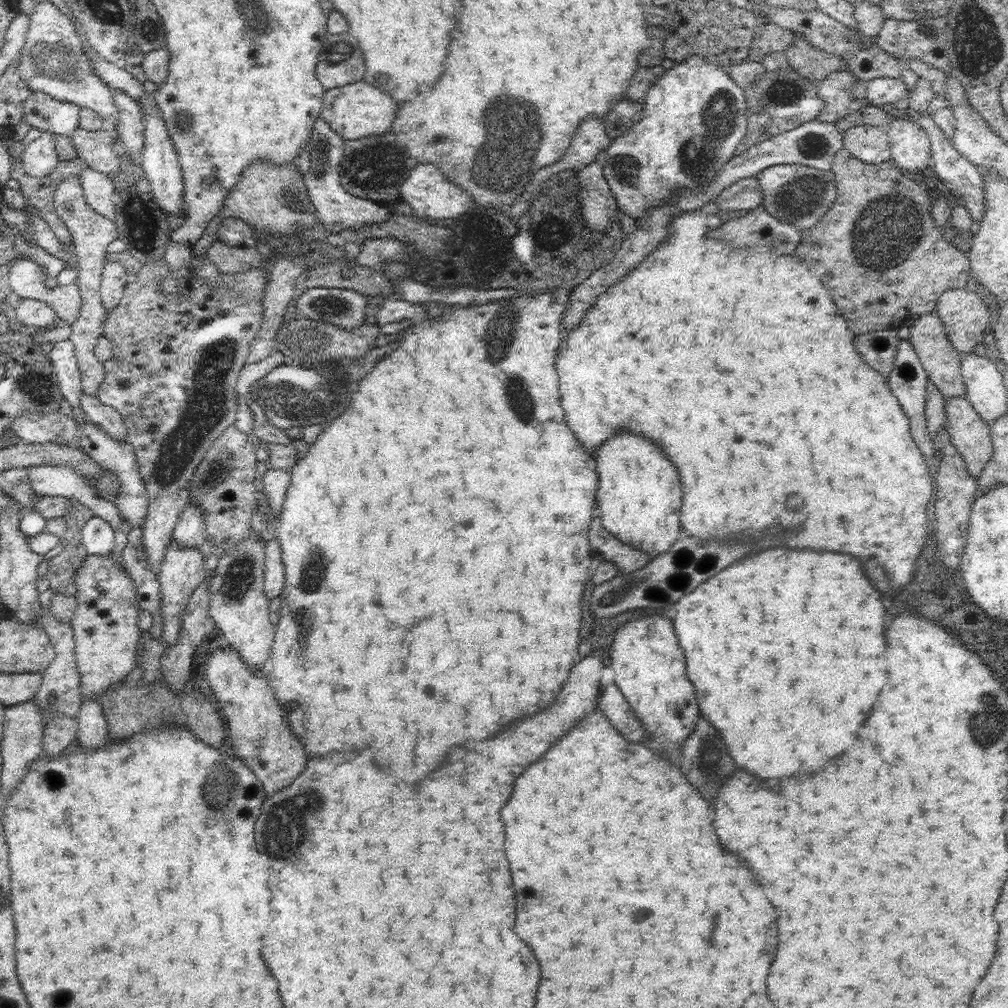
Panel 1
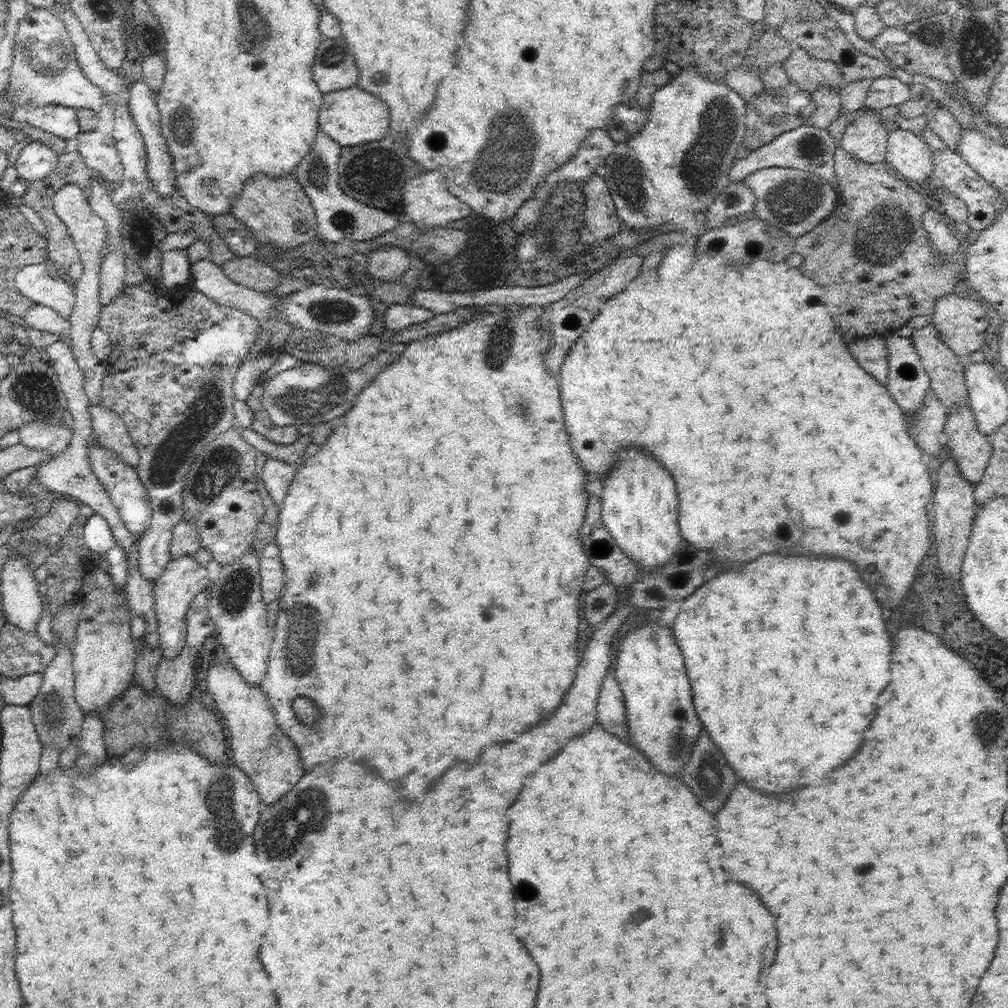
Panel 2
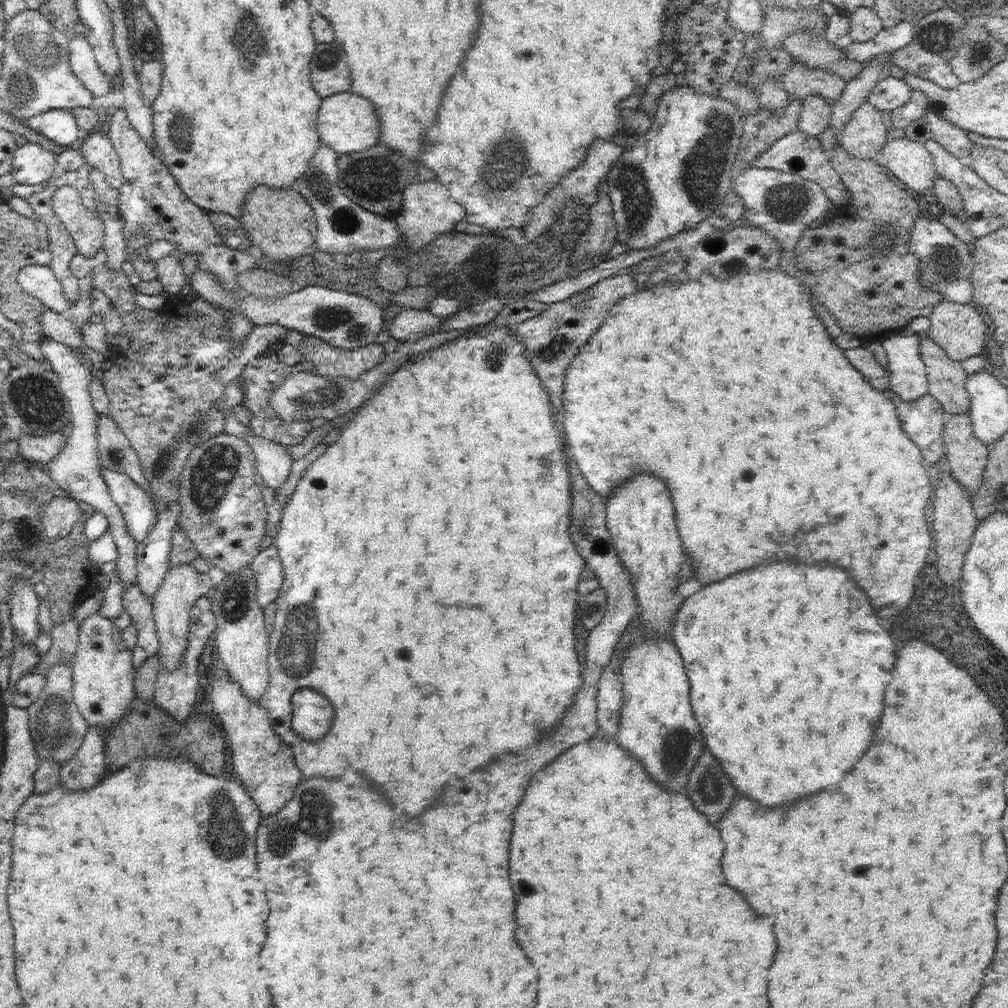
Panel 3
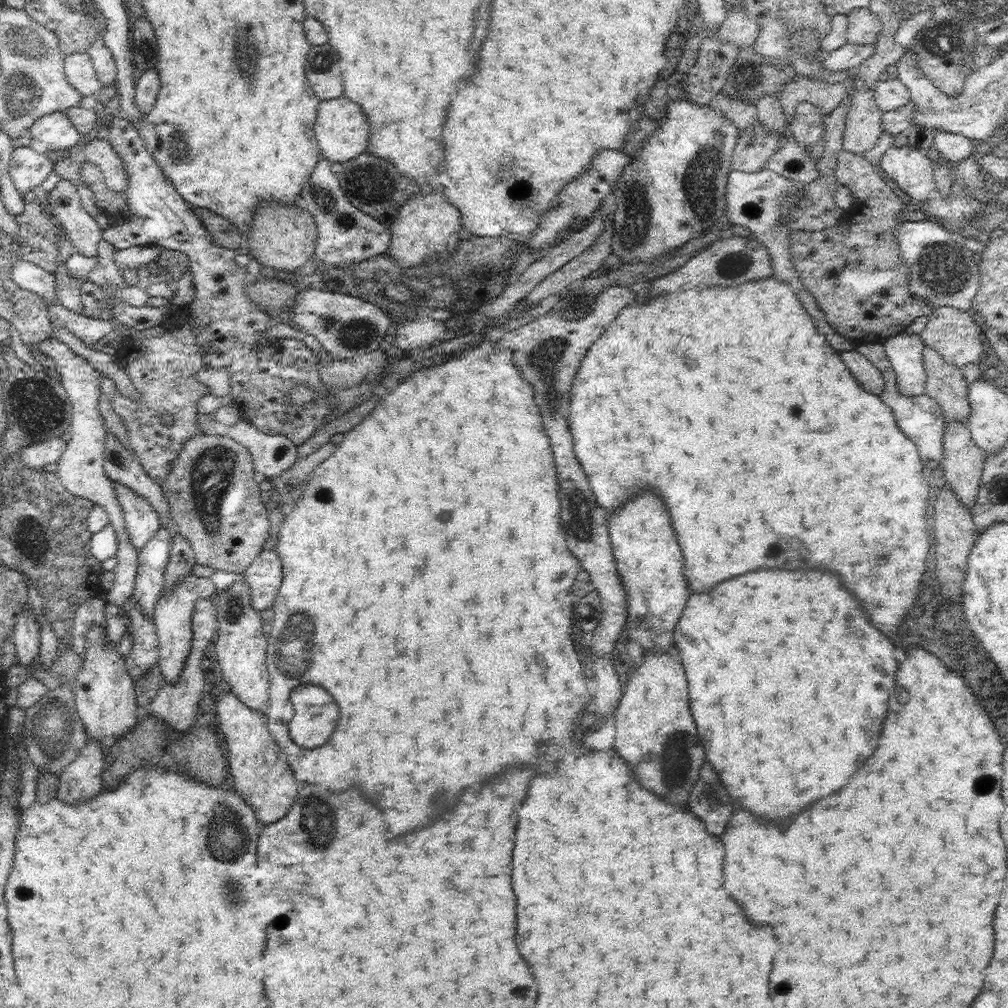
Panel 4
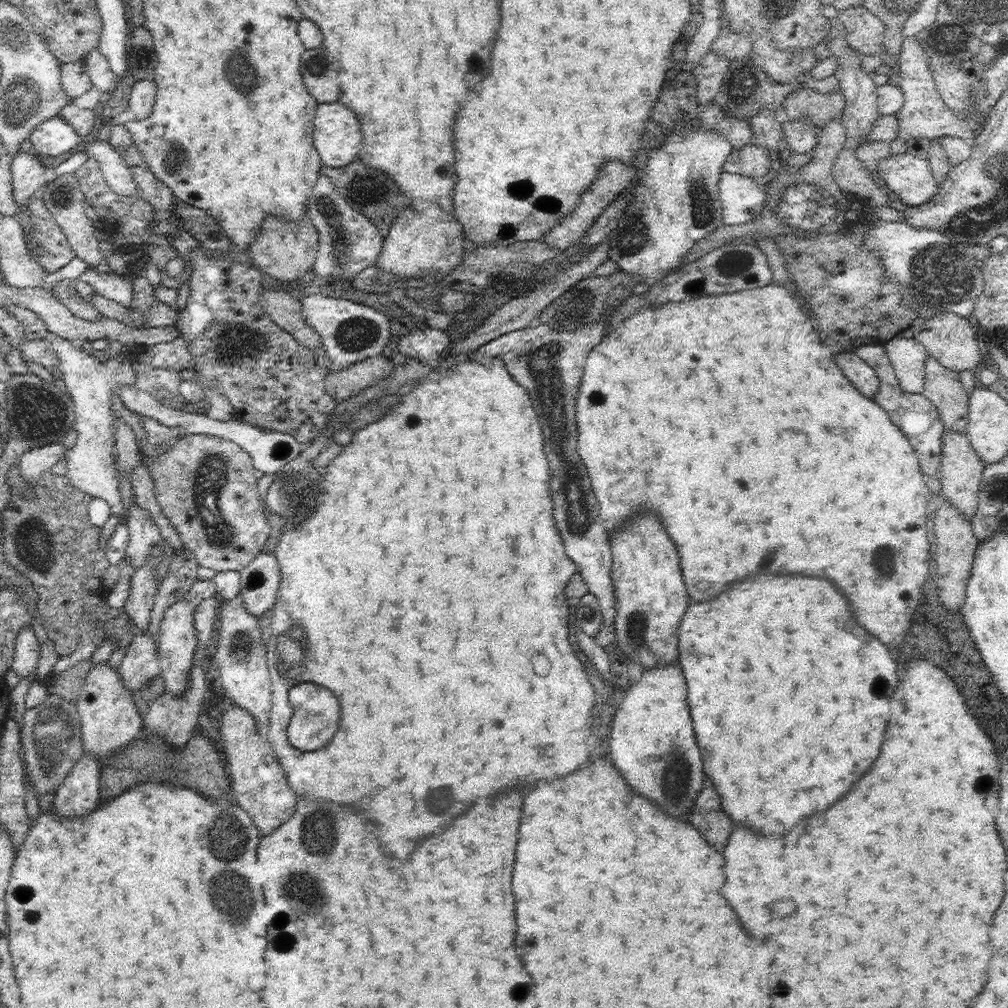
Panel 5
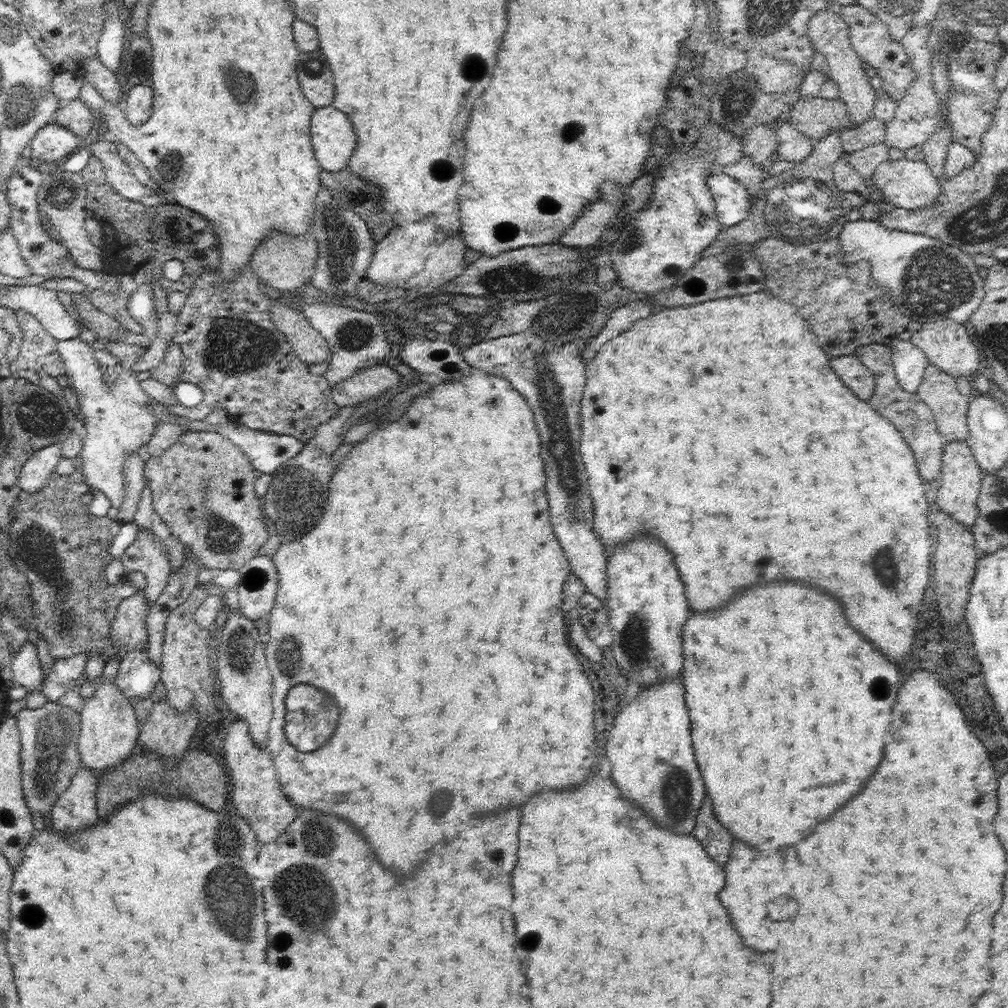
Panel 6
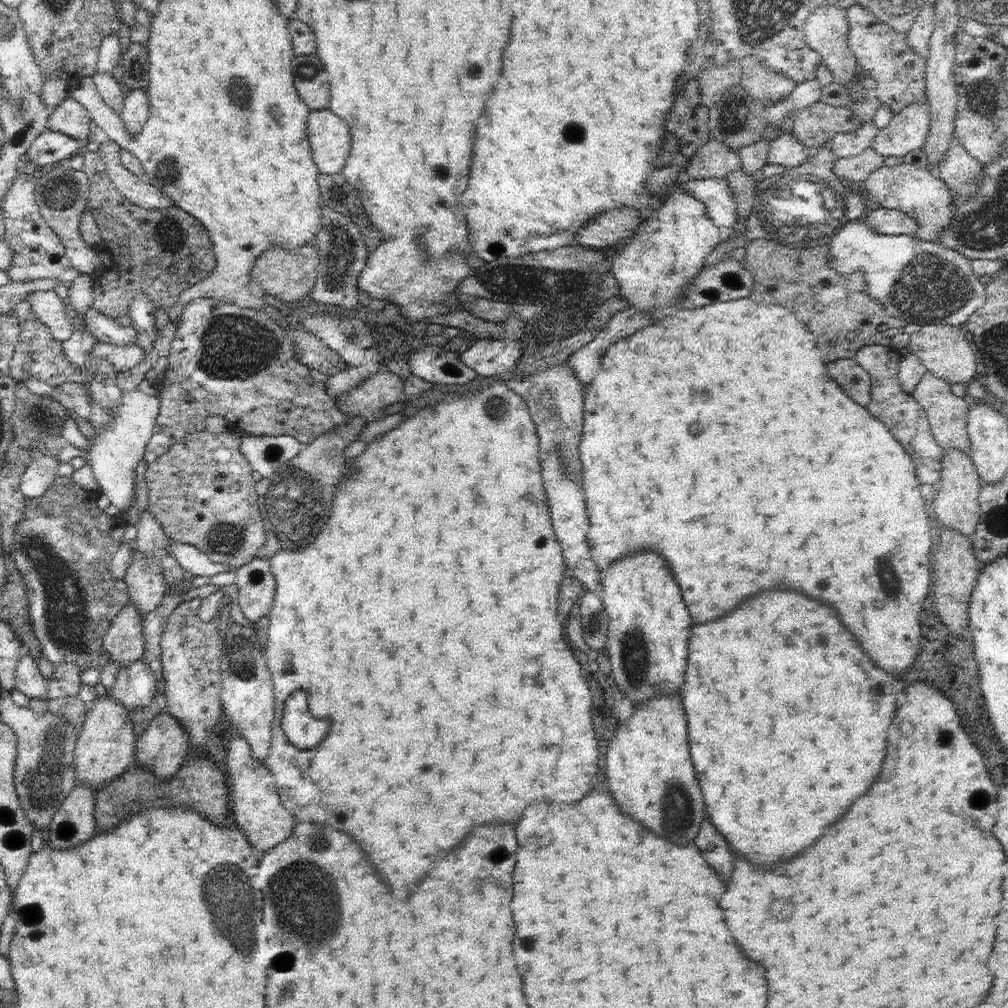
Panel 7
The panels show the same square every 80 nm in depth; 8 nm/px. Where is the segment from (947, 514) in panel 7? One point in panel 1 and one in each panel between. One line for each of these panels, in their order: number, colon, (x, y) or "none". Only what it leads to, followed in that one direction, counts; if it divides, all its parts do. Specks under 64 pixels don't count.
1: (970, 435)
2: (971, 448)
3: (966, 455)
4: (962, 465)
5: (961, 472)
6: (958, 487)

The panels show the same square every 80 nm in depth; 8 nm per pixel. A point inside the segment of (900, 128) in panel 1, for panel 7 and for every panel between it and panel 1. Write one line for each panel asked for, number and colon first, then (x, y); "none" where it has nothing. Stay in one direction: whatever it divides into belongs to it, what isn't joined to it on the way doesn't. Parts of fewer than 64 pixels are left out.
2: (908, 154)
3: (909, 161)
4: (910, 168)
5: (908, 176)
6: (908, 184)
7: (919, 193)

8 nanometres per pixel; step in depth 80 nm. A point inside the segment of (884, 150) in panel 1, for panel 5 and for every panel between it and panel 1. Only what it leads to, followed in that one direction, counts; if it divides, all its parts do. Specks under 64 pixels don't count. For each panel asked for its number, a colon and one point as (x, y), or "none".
2: (865, 137)
3: (864, 135)
4: (863, 121)
5: (861, 110)

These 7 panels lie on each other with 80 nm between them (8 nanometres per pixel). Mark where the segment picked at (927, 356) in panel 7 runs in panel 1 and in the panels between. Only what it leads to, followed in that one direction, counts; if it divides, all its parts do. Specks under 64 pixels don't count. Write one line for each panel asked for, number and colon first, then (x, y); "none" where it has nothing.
1: (965, 314)
2: (962, 320)
3: (959, 329)
4: (955, 334)
5: (954, 341)
6: (951, 346)

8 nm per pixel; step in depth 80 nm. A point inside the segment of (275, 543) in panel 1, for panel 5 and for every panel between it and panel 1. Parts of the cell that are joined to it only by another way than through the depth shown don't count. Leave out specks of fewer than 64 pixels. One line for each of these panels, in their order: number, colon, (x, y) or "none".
2: (271, 571)
3: (267, 568)
4: (264, 576)
5: (259, 581)

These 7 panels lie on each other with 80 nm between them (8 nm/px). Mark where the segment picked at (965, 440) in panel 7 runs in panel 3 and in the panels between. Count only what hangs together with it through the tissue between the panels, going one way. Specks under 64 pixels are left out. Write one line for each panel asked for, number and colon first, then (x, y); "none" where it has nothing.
3: (946, 377)
4: (945, 383)
5: (942, 386)
6: (938, 390)

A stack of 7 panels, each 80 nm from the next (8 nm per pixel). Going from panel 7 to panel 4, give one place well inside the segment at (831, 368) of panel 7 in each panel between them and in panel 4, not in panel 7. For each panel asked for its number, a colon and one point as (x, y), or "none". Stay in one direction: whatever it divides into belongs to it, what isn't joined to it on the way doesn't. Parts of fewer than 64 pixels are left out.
4: (870, 378)
5: (863, 377)
6: (857, 377)

